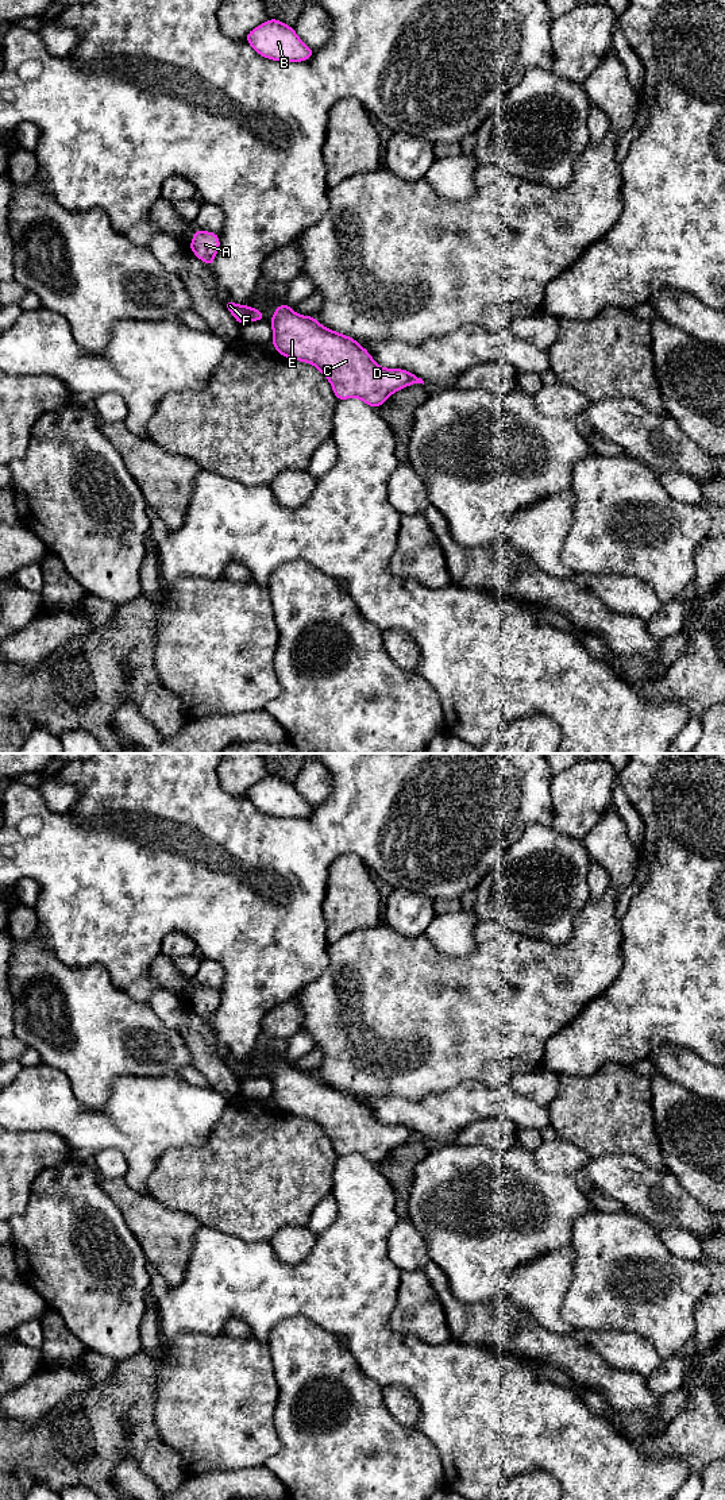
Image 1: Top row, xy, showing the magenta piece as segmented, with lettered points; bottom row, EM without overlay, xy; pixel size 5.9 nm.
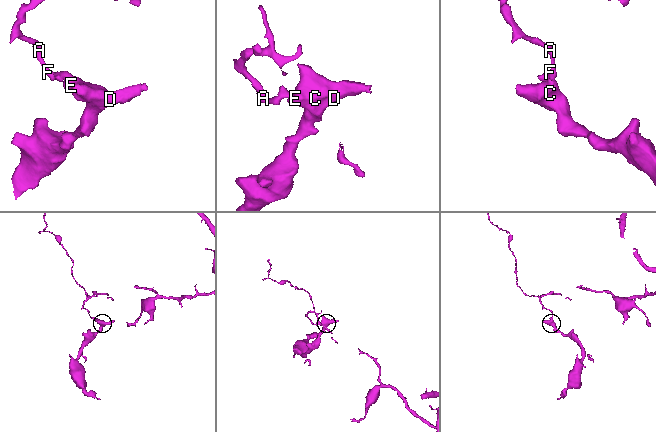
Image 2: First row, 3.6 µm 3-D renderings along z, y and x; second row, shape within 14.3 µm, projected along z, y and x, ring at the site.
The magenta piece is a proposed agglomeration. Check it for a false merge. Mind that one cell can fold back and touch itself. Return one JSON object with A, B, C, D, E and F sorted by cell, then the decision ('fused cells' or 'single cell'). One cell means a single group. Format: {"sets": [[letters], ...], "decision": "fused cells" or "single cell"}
{"sets": [["A", "B", "F"], ["C", "D", "E"]], "decision": "fused cells"}

